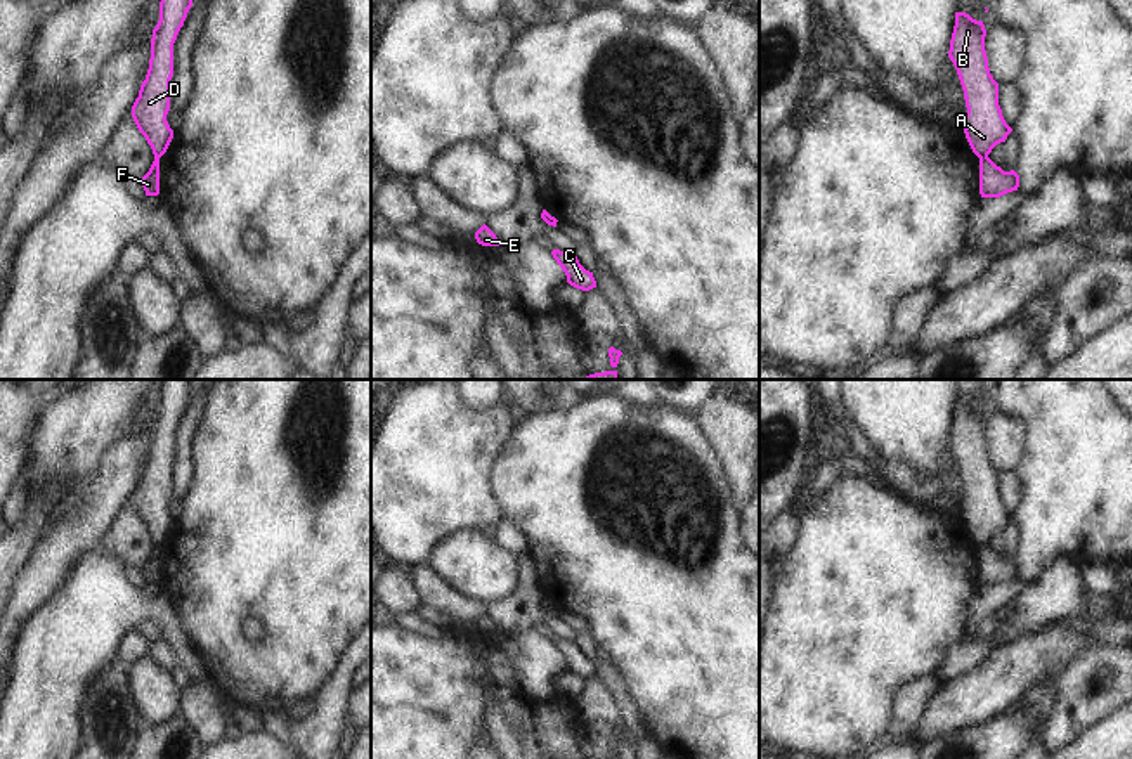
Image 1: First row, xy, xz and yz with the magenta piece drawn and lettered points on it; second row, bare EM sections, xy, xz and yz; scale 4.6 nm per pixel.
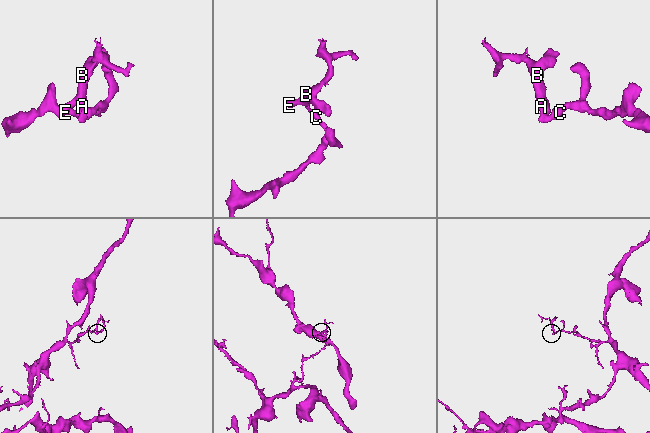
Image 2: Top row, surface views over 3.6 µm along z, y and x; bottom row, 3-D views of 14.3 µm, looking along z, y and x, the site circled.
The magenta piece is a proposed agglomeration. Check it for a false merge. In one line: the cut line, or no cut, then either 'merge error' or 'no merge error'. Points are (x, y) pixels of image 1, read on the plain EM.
cut yz (987, 543), (980, 546); merge error

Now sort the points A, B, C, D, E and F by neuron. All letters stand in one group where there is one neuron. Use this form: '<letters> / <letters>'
A B D E / C F

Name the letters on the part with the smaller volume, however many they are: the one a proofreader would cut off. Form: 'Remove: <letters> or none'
Remove: A, B, D, E

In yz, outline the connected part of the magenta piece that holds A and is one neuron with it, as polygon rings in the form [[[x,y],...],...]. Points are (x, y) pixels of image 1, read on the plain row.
[[[955,400],[948,445],[957,457],[967,496],[960,513],[978,546],[988,544],[1012,520],[999,494],[999,471],[990,463],[985,425],[983,409]]]

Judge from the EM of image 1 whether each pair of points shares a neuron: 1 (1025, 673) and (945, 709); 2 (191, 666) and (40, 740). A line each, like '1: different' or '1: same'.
1: same
2: same

